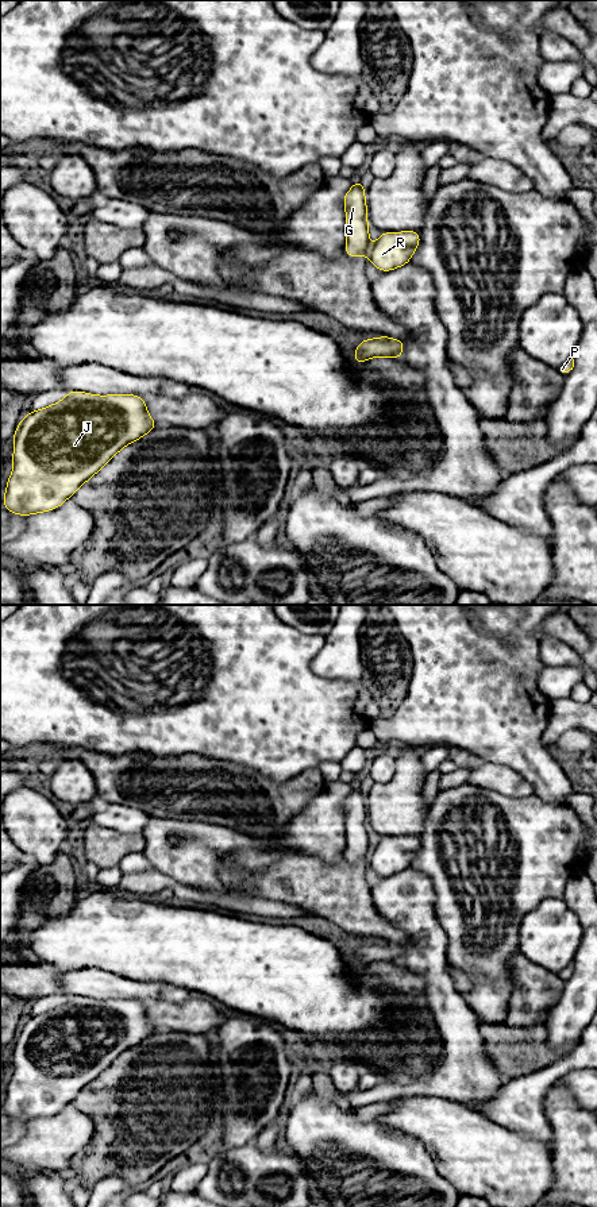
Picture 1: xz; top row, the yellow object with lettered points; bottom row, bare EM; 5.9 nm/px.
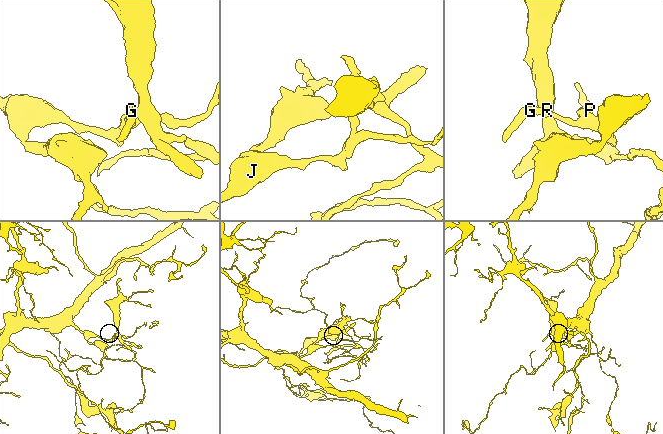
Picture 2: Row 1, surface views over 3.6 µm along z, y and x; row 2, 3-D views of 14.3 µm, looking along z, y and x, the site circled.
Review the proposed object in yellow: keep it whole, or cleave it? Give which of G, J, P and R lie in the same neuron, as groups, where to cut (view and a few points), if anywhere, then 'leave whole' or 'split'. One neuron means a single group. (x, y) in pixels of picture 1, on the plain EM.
G J P / R; cut in xz along (368, 855), (369, 859); split

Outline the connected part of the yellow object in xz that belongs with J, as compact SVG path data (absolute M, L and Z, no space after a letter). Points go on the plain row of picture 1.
M69 995L68 1000L47 1013L30 1017L20 1025L14 1045L14 1075L7 1087L4 1112L14 1119L30 1121L59 1112L122 1053L151 1037L158 1029L149 1021L146 1004L134 999L96 1000Z

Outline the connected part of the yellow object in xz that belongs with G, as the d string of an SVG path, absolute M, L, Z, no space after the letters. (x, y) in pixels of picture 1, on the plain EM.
M357 783L353 793L344 799L346 813L346 851L344 857L350 863L369 860L369 826L365 805L366 793Z

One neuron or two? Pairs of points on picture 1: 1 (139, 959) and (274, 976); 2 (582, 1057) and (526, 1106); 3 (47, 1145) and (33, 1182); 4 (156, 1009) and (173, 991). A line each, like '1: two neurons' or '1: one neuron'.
1: one neuron
2: one neuron
3: two neurons
4: two neurons

